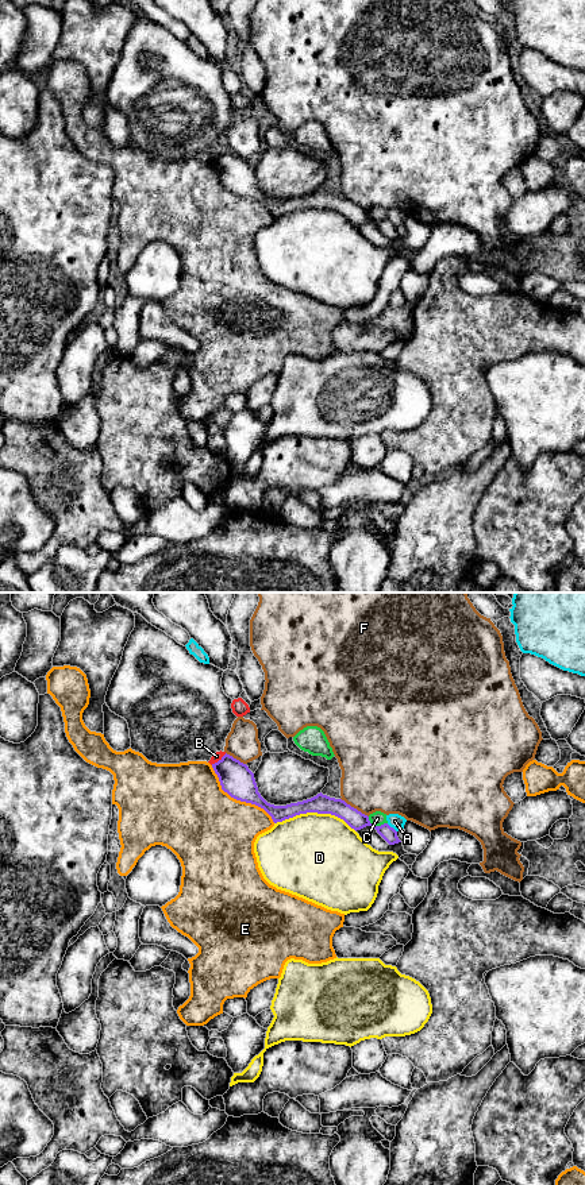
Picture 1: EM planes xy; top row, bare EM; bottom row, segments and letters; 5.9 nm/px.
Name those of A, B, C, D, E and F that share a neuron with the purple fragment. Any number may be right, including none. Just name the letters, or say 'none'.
none

